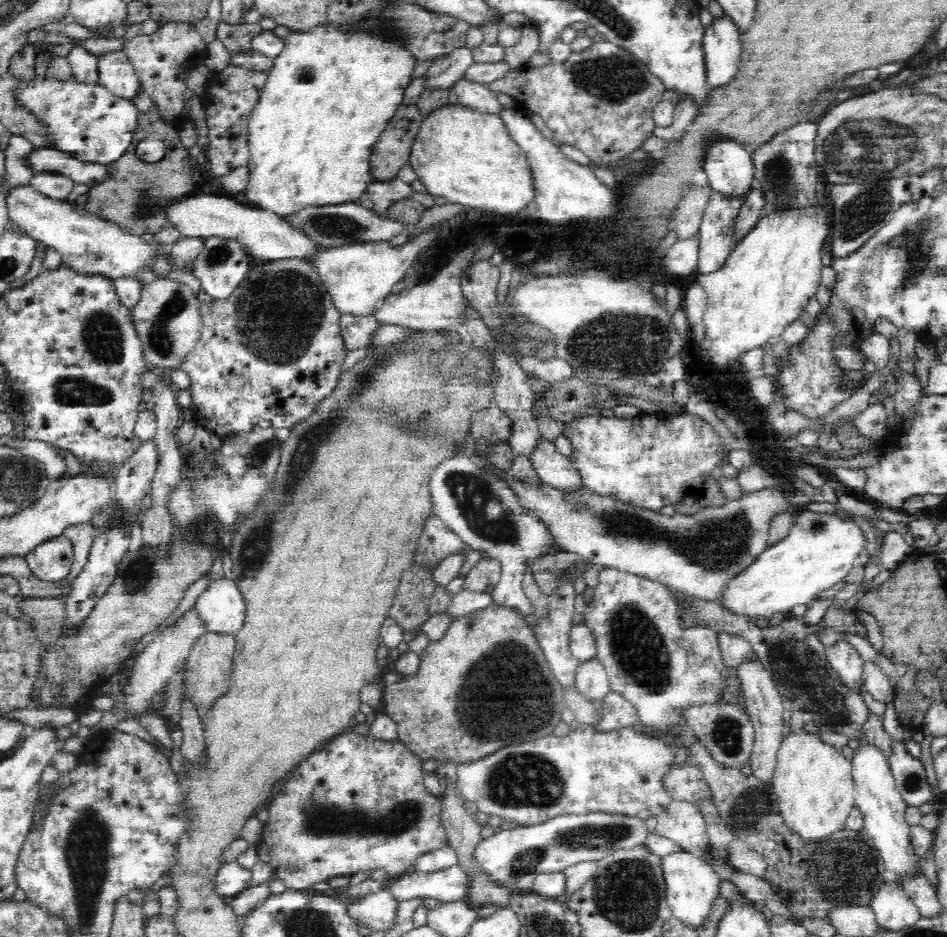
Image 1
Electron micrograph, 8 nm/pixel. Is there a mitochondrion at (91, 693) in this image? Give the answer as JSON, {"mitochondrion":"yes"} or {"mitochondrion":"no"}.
{"mitochondrion":"no"}

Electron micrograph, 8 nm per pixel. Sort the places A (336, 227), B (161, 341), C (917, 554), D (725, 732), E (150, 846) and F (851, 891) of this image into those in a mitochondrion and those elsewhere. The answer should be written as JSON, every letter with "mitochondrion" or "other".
{"A":"mitochondrion","B":"mitochondrion","C":"other","D":"mitochondrion","E":"other","F":"mitochondrion"}

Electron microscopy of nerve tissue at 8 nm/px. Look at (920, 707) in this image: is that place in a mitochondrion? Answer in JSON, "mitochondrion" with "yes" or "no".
{"mitochondrion":"no"}

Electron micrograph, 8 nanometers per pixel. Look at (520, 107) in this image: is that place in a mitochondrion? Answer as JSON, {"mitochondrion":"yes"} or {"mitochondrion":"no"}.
{"mitochondrion":"no"}

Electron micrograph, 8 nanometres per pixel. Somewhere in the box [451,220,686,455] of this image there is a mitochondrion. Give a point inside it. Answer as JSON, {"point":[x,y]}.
{"point":[616,343]}

